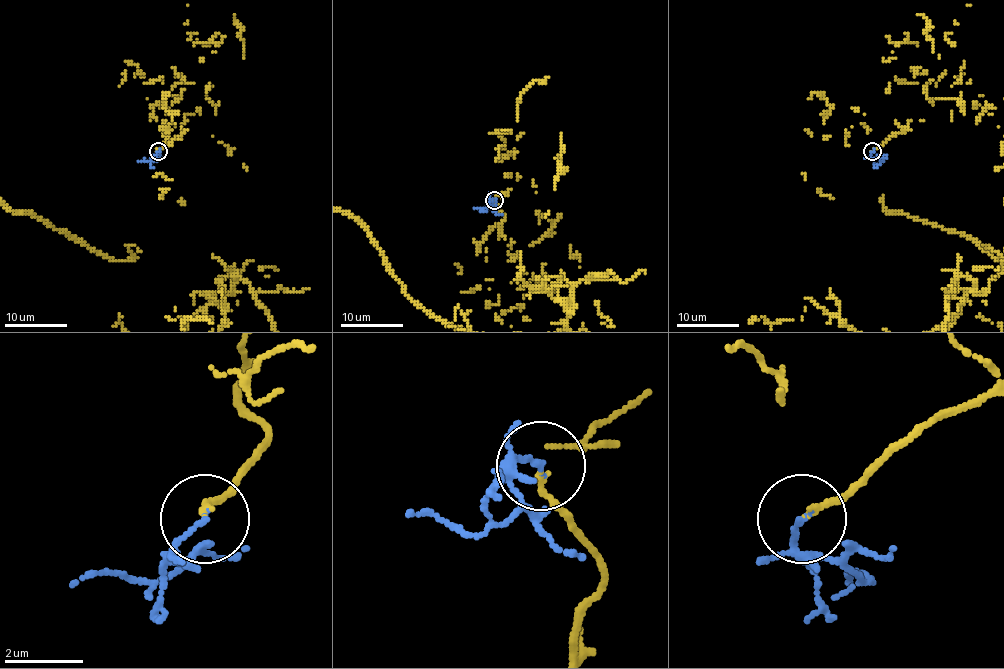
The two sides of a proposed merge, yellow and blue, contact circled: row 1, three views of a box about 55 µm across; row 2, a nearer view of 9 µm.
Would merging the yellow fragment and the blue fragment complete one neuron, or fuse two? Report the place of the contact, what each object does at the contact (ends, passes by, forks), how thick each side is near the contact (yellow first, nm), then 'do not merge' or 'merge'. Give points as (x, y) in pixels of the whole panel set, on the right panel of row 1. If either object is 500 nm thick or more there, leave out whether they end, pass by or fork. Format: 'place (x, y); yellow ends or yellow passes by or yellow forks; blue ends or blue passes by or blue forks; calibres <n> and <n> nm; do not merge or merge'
place (872, 151); yellow ends; blue passes by; calibres 140 and 90 nm; merge

